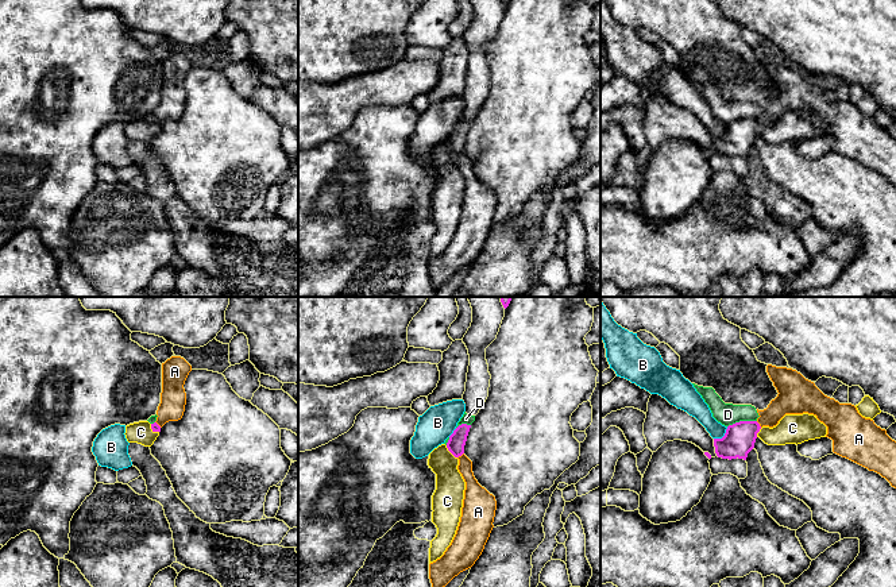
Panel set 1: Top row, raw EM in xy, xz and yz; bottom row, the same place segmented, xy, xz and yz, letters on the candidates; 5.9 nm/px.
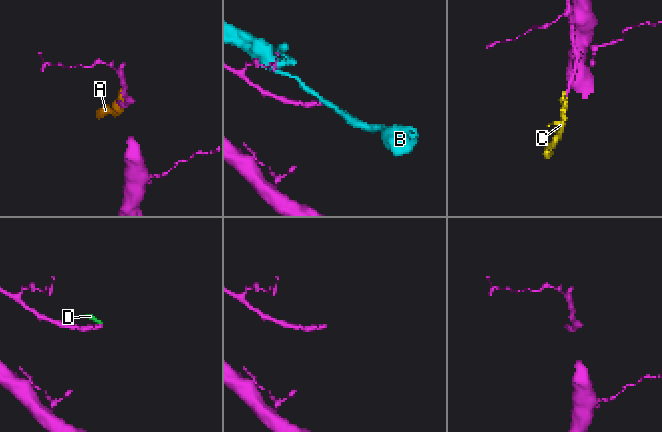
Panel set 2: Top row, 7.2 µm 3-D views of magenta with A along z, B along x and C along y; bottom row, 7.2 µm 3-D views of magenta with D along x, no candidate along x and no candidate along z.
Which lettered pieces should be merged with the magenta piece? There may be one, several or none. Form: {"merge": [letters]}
{"merge": ["C"]}

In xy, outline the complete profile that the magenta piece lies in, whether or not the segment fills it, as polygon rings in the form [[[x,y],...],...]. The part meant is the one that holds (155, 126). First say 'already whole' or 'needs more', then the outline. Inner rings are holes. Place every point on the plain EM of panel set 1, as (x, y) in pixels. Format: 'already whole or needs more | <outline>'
needs more | [[[139,119],[125,124],[125,136],[128,140],[138,140],[144,144],[151,144],[159,134],[161,124],[148,119]]]

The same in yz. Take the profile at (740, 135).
needs more | [[[785,112],[776,124],[760,124],[757,119],[739,119],[729,123],[722,136],[714,136],[715,151],[722,157],[744,157],[760,135],[768,143],[802,142],[826,135],[827,124],[816,113]]]

